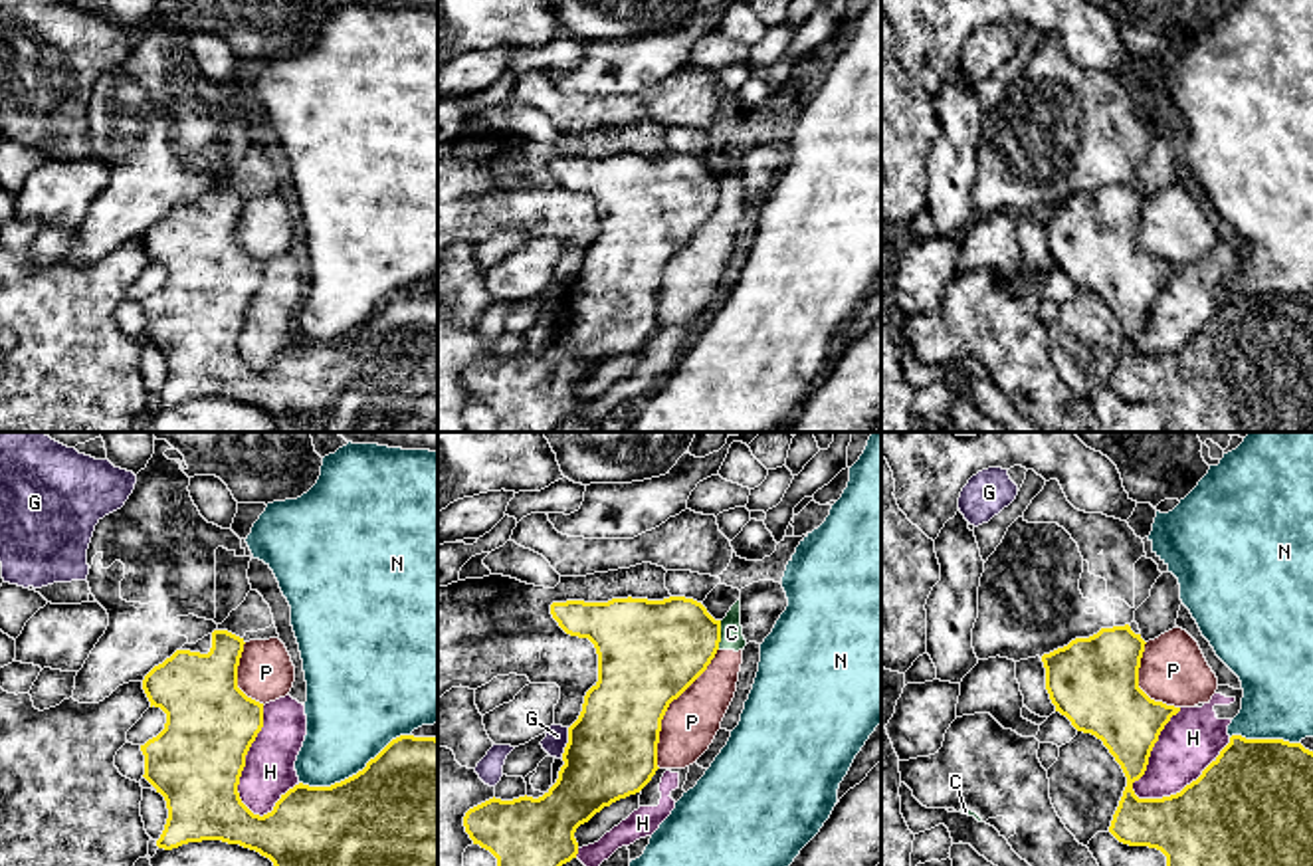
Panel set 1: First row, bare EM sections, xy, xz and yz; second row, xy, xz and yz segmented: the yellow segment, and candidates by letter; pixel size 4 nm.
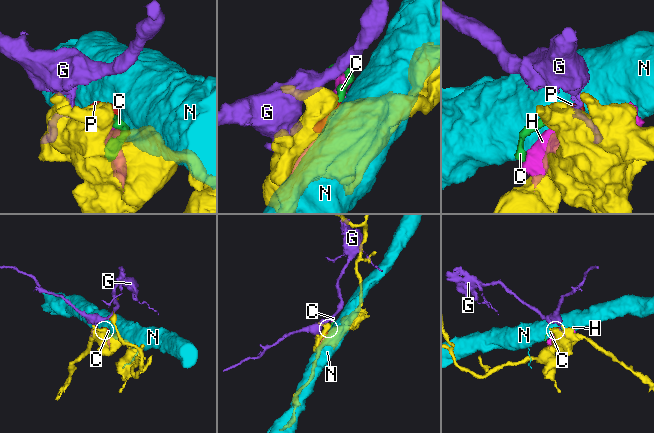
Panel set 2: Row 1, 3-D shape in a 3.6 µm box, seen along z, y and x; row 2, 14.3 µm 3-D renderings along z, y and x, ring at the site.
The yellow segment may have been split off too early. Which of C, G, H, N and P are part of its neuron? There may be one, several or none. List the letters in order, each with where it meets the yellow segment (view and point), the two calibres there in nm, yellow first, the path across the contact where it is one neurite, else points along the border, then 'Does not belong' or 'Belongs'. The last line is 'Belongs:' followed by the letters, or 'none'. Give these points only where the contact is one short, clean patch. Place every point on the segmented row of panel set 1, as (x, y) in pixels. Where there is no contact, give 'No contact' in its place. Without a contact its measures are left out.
C: Touches yellow at xz (719, 635). Thickness 380 nm (yellow) against 100 nm. Boundary: xz (721, 621), (717, 649). Does not belong
G: Touches yellow at xz (567, 744). Thickness 360 nm (yellow) against 90 nm. Does not belong
H: Touches yellow at yz (1187, 785). Thickness 440 nm (yellow) against 240 nm. Does not belong
N: Touches yellow at xy (357, 773). Thickness 480 nm (yellow) against 380 nm. Does not belong
P: Touches yellow at xz (668, 706). Thickness 420 nm (yellow) against 220 nm. Does not belong
Belongs: none

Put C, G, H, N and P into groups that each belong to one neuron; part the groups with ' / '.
C P / G / H / N

